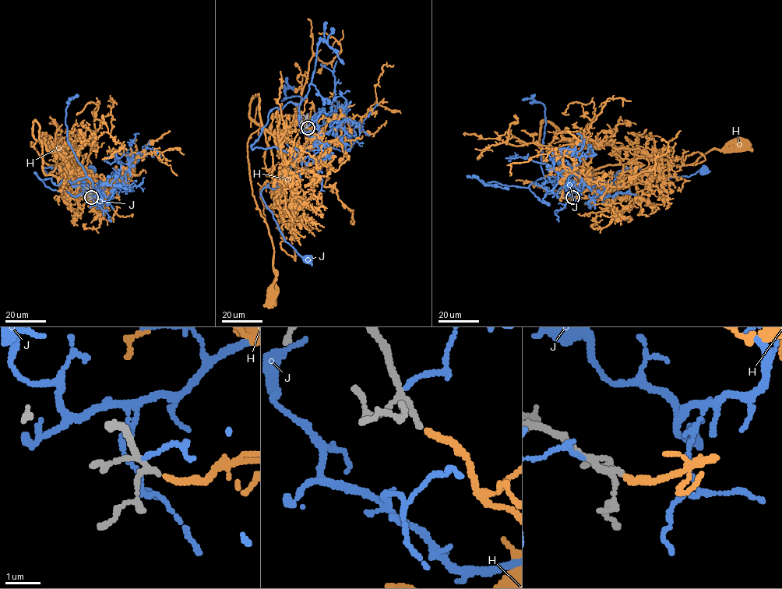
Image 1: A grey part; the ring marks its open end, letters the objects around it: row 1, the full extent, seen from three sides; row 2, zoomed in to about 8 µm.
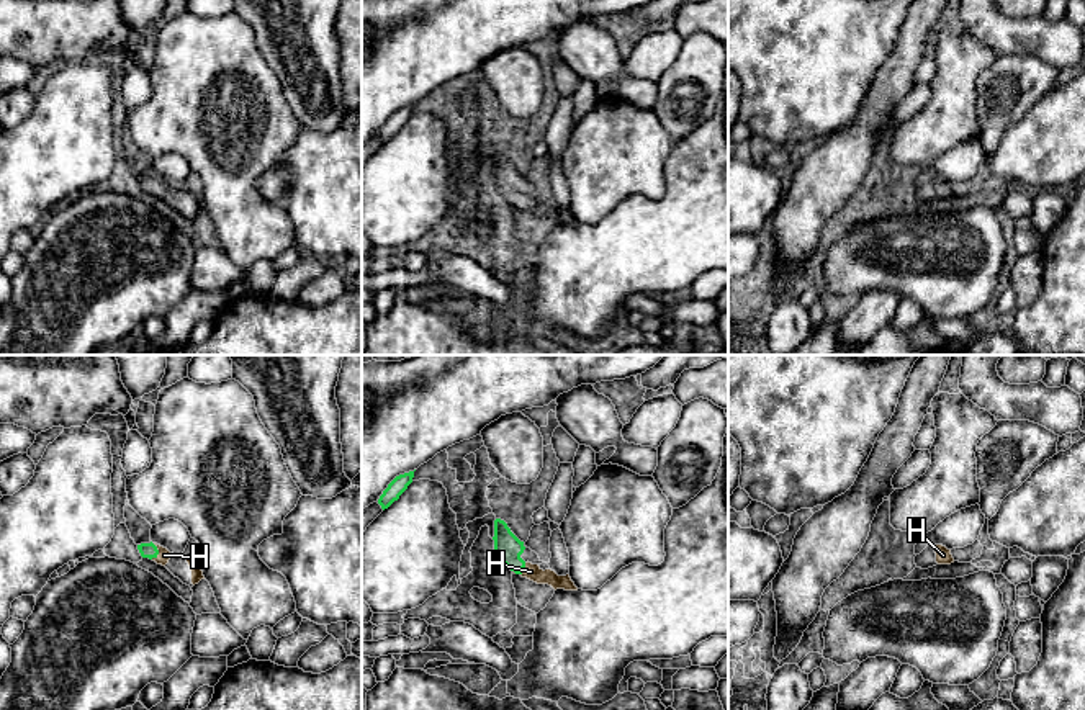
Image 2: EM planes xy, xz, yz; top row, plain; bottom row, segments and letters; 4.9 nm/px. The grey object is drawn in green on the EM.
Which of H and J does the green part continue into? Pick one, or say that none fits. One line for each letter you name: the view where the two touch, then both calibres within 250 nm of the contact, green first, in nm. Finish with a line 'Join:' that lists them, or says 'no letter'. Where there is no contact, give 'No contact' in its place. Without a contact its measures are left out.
H: Touches green in xy. Thickness 80 nm (green) against 70 nm
Join: H

